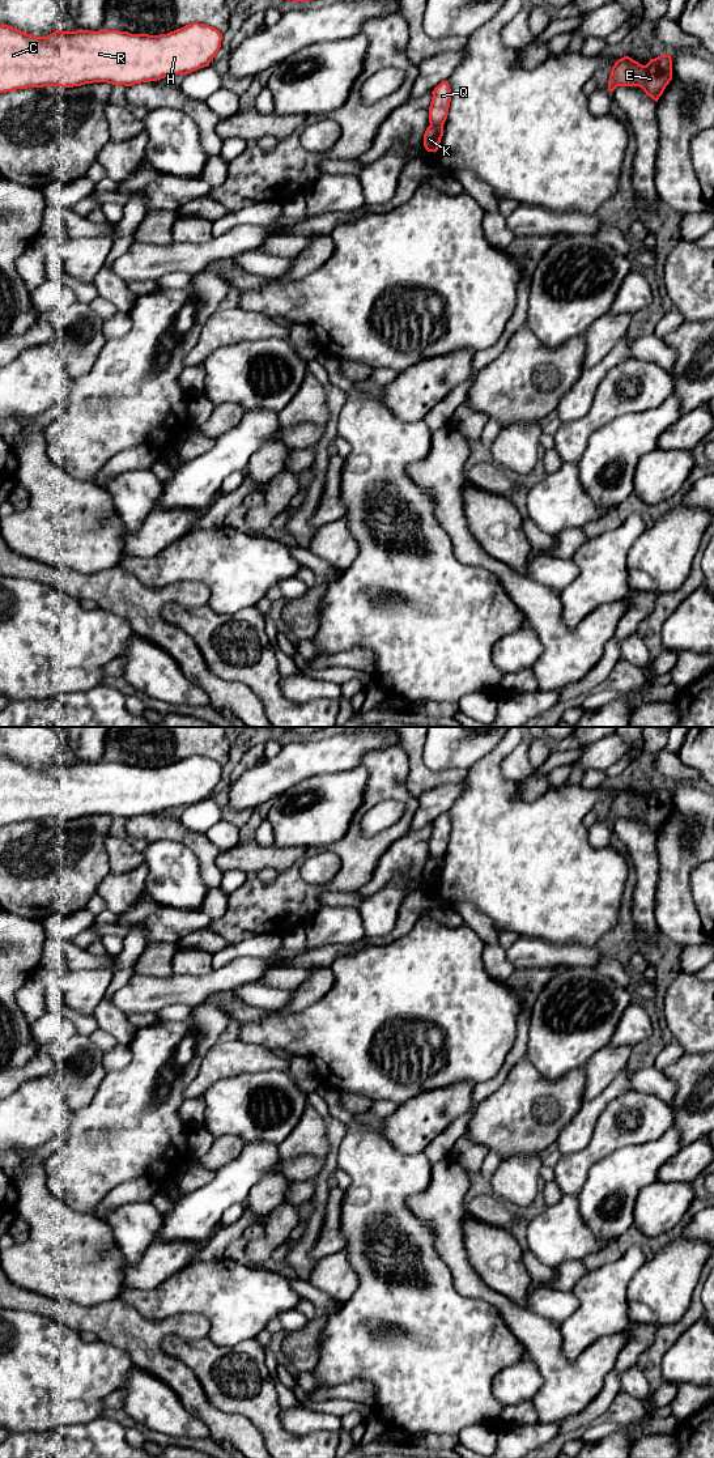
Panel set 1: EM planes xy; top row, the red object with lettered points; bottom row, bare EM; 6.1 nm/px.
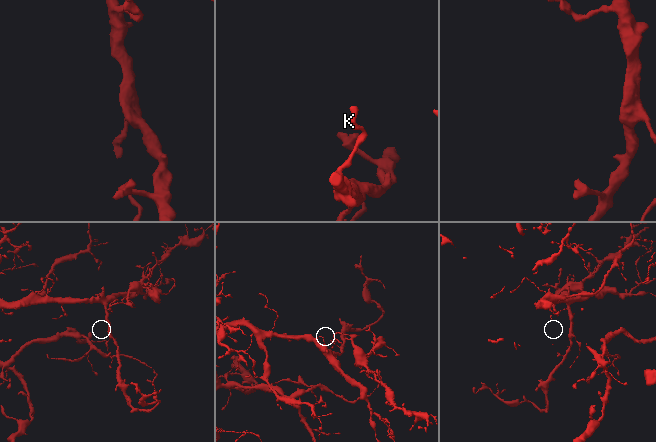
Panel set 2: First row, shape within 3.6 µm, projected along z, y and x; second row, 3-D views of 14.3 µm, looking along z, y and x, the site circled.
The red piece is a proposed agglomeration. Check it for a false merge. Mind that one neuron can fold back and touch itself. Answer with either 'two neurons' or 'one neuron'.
two neurons

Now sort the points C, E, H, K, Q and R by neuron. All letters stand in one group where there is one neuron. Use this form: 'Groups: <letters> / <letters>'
Groups: C H K R / E Q

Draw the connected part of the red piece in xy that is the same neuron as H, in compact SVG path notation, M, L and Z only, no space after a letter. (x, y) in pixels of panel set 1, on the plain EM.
M199 754L160 768L107 761L56 761L47 769L31 768L1 756L0 825L43 819L73 820L93 815L132 819L173 807L187 807L208 799L218 785L221 773L222 766L217 761Z

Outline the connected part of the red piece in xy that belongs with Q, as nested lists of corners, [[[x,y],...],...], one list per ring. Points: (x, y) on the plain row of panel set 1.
[[[442,813],[432,824],[432,834],[429,838],[429,855],[430,858],[443,858],[451,834],[451,821],[447,813]]]

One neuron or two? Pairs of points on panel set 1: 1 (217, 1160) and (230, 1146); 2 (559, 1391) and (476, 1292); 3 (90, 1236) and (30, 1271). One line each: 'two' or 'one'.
1: one
2: one
3: one

